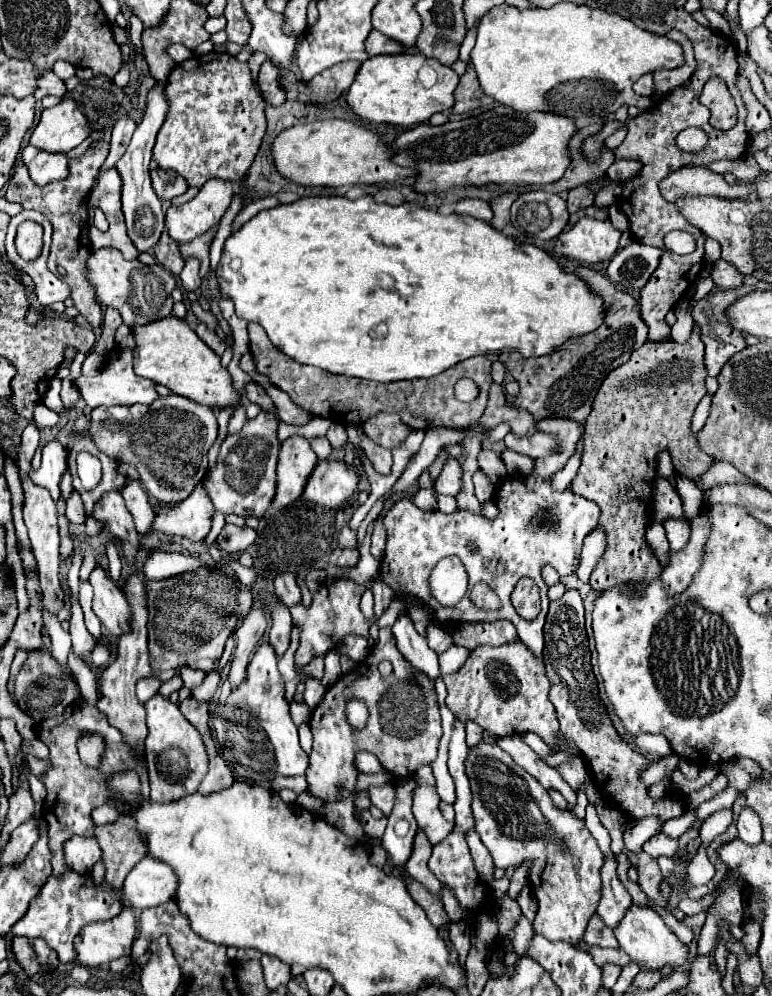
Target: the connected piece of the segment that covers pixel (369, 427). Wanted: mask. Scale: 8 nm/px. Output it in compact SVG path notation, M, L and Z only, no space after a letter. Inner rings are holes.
M385 412L369 418L363 430L365 430L365 436L369 436L373 442L389 450L399 448L411 434L409 426L405 426L401 418L397 418L397 414L385 414Z

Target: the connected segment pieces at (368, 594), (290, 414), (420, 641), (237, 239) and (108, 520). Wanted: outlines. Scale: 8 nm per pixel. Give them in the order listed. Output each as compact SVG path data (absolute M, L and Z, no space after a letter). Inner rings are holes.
M365 590L365 594L361 598L361 610L367 620L375 620L375 614L373 614L373 592L371 590Z
M269 386L267 394L273 400L273 404L277 408L277 416L281 422L285 422L285 424L307 424L311 420L311 414L297 408L297 404L293 404L291 398L287 394L283 394L283 390Z
M401 614L395 624L393 624L393 634L397 638L397 648L401 650L401 654L405 654L405 658L409 662L413 662L413 666L417 666L417 670L423 670L425 674L429 674L429 678L437 678L439 676L439 664L437 664L437 654L427 646L425 636L421 636L409 614Z
M309 196L293 204L283 204L263 210L225 240L221 262L215 274L221 296L235 304L237 316L247 322L259 322L265 328L271 344L279 348L283 354L287 354L299 364L311 364L333 374L355 376L375 382L431 378L465 358L477 354L501 352L503 348L515 348L525 358L543 356L553 352L553 348L561 346L567 338L593 332L603 322L601 298L595 296L577 276L565 274L559 268L557 260L551 258L547 252L543 252L541 248L507 238L505 234L493 230L487 222L481 222L471 216L459 216L459 214L441 216L437 212L415 208L411 204L401 204L401 206L377 204L373 202L371 196L363 196L359 200L349 200L345 196L331 196L331 198Z
M109 490L101 496L101 500L93 508L93 518L101 522L111 534L115 534L123 544L123 556L127 560L133 560L139 540L133 516L125 508L125 500L121 498L121 492Z

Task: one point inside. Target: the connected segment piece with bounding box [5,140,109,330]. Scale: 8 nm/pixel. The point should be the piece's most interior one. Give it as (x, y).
(65, 203)

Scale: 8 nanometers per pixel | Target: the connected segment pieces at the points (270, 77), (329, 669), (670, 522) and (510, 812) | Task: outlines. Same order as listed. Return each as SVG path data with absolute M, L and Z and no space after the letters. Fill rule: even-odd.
M265 60L261 70L259 70L257 88L259 88L261 96L263 96L263 100L273 104L273 106L281 106L285 102L285 98L287 98L285 90L281 90L281 86L279 86L279 70L269 60Z
M331 650L325 656L325 676L323 676L323 686L333 686L333 682L337 682L337 678L341 678L341 664L339 664L339 652Z
M667 518L663 522L663 528L667 530L667 540L671 546L671 552L679 552L687 546L691 530L687 526L687 520L675 520L675 518Z
M481 742L475 750L469 752L465 766L467 766L469 782L473 786L473 814L477 814L477 834L481 836L483 844L491 852L495 866L519 868L525 862L529 864L527 880L539 902L539 910L533 920L535 932L549 940L563 940L569 944L577 944L583 938L589 918L597 910L599 896L601 896L599 870L603 866L603 852L599 850L597 840L587 830L585 820L577 818L571 810L559 810L557 806L553 806L549 800L549 794L546 794L547 790L533 776L515 765L513 758L505 750L501 750L495 742ZM491 762L505 762L525 781L530 794L523 794L523 788L509 788L507 778L491 776L491 769L496 769L496 766L491 767L493 766Z

